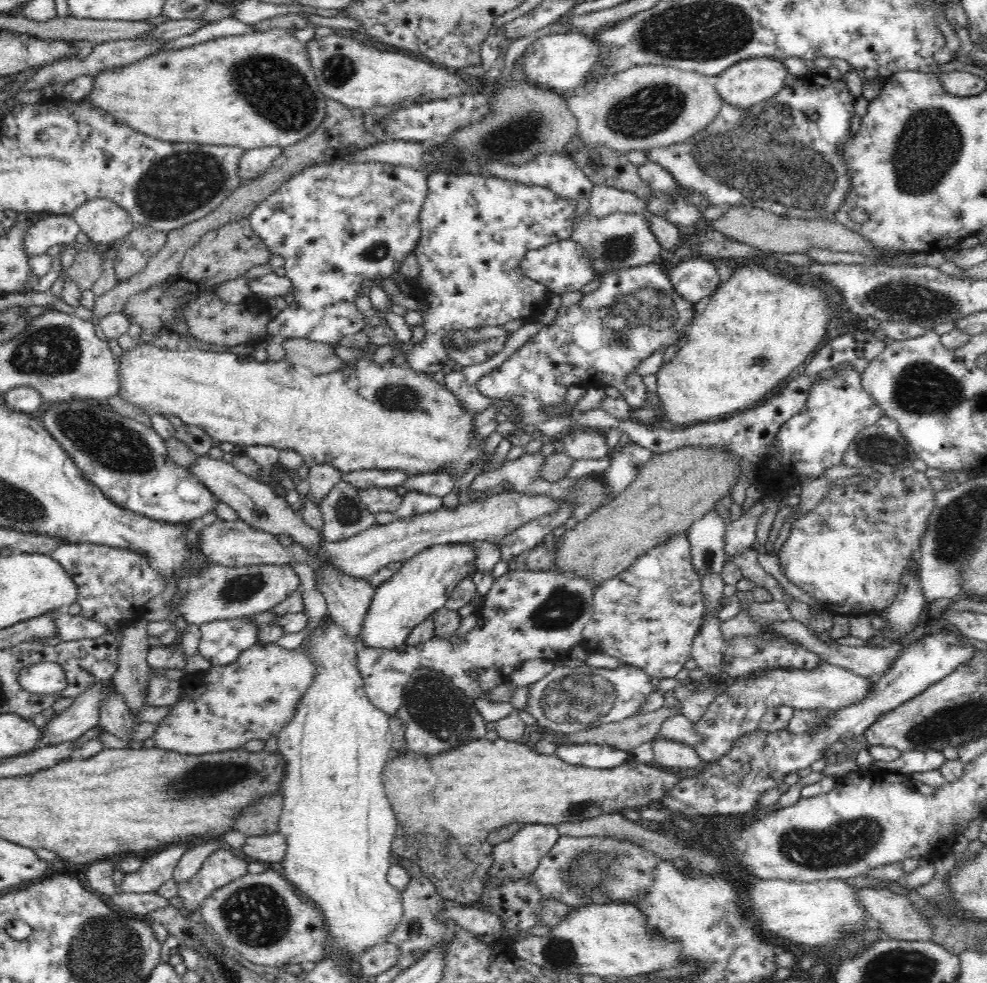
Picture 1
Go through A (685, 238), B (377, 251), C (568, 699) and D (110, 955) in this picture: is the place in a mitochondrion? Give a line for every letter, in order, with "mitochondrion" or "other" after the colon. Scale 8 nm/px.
A: other
B: mitochondrion
C: mitochondrion
D: mitochondrion

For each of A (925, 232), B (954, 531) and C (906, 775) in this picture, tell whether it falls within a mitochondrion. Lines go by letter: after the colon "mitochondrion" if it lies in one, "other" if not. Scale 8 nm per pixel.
A: other
B: mitochondrion
C: other

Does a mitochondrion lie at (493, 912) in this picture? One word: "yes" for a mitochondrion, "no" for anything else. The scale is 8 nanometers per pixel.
no

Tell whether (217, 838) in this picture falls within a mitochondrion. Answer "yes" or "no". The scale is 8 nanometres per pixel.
no

